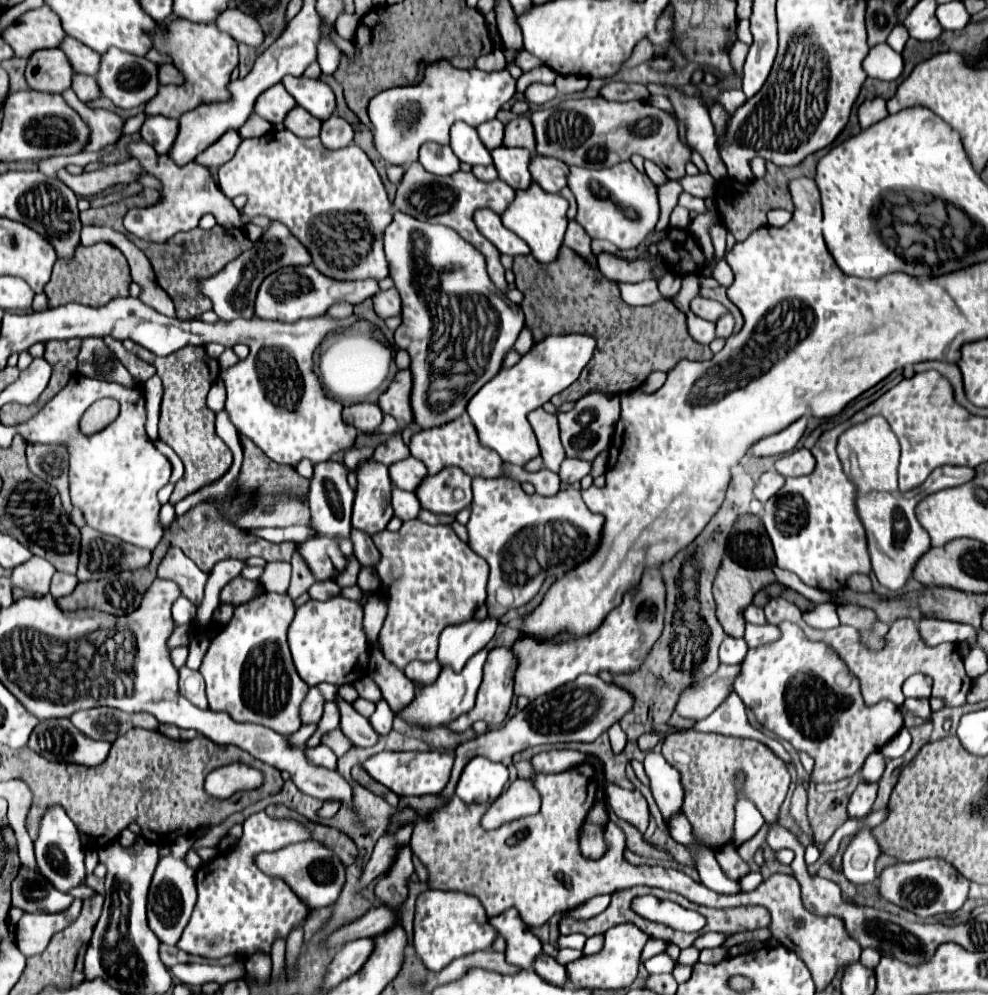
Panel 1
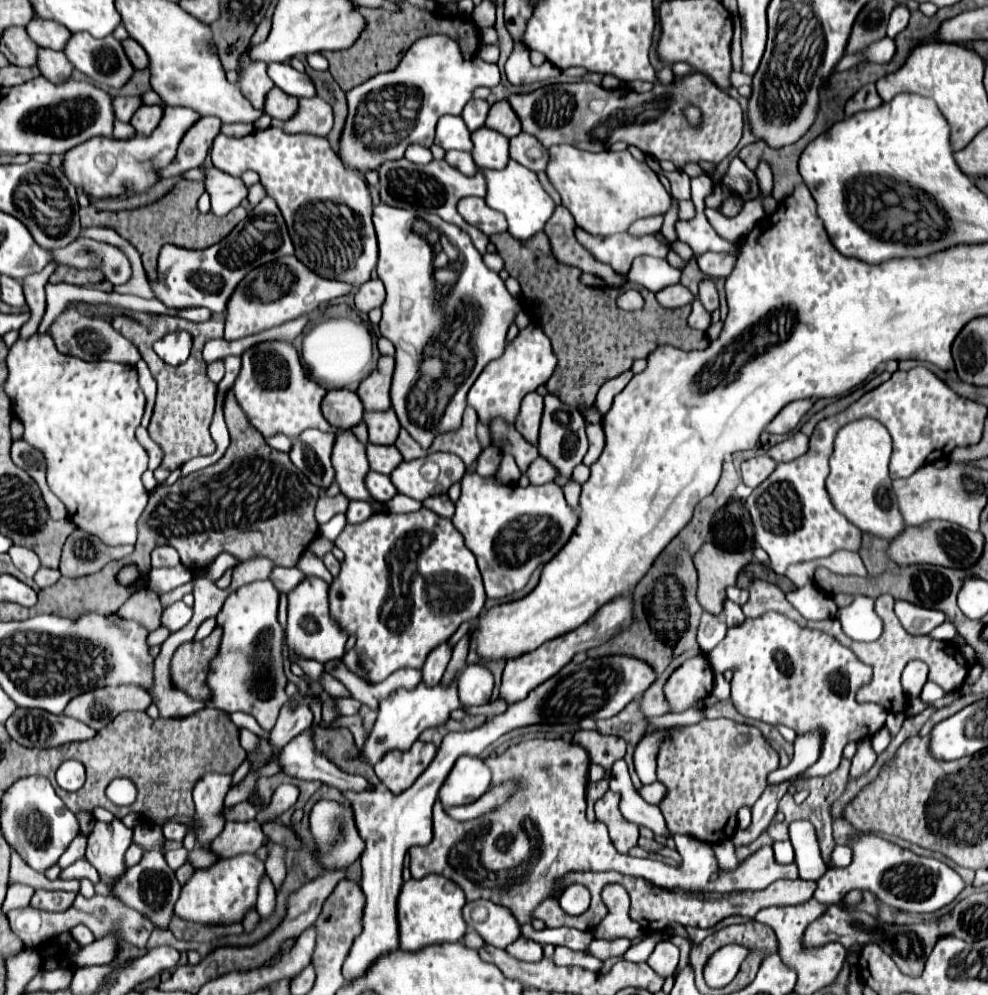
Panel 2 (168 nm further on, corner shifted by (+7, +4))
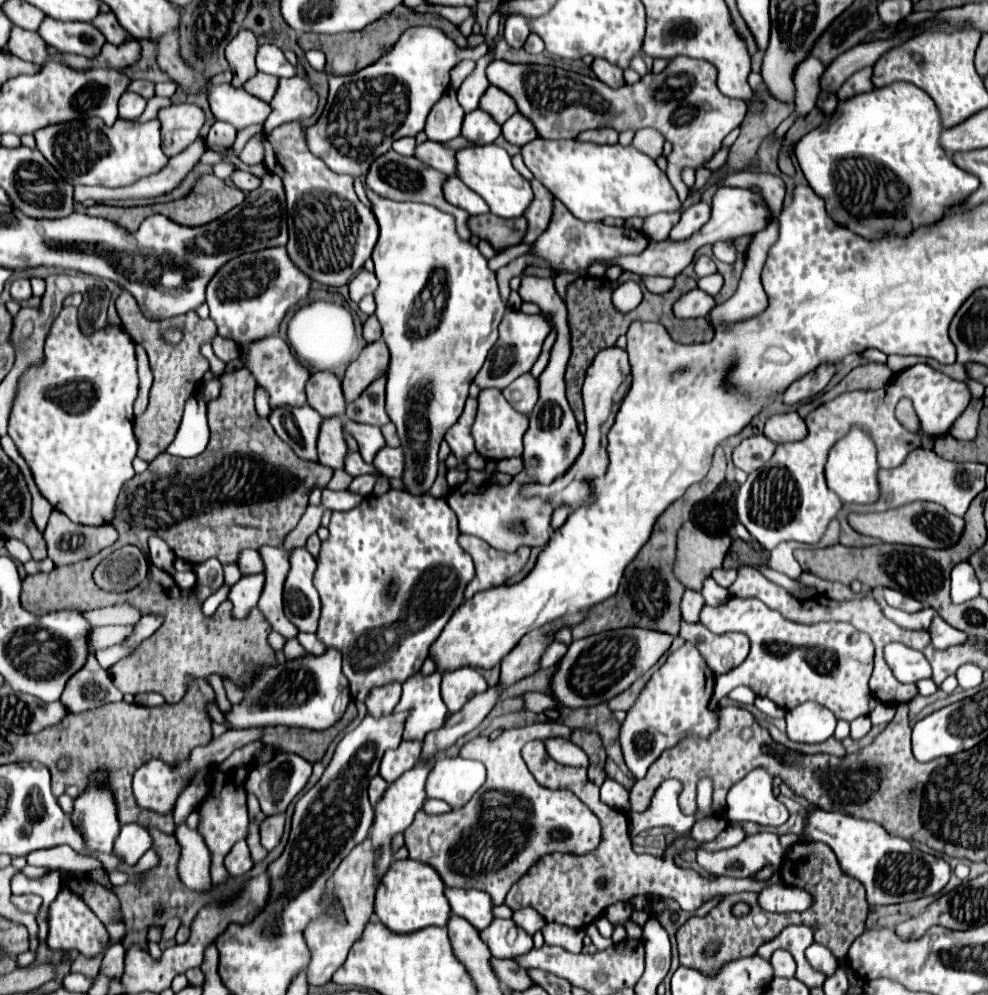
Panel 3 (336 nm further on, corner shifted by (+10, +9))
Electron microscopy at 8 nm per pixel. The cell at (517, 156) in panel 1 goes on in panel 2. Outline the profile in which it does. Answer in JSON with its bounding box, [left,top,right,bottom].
[471,127,509,169]

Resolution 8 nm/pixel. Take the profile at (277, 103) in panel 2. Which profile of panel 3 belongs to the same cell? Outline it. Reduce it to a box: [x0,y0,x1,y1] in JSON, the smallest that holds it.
[246,72,278,102]

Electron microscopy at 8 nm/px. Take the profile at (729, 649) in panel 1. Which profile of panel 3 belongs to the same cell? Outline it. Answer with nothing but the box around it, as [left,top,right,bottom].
[682,590,704,624]

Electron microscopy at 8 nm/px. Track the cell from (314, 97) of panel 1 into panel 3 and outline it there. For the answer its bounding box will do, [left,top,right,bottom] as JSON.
[256,44,296,78]

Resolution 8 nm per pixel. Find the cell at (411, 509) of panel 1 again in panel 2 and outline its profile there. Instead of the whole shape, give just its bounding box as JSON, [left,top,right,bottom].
[365,471,397,503]

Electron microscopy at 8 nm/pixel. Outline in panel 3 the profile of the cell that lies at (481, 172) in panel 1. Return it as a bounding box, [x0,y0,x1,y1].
[416,140,456,176]

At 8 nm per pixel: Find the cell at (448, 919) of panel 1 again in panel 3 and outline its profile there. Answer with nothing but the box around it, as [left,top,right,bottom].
[374,858,452,934]

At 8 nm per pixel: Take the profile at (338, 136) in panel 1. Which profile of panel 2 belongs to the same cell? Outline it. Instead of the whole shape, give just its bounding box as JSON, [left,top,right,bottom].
[272,97,333,137]

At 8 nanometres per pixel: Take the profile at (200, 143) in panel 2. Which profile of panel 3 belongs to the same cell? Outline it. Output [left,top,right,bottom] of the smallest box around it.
[158,104,204,158]

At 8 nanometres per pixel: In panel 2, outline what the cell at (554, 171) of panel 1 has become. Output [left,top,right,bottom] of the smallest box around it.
[509,131,547,171]

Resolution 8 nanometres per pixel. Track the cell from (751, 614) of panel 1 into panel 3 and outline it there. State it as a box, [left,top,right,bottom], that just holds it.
[712,570,736,588]

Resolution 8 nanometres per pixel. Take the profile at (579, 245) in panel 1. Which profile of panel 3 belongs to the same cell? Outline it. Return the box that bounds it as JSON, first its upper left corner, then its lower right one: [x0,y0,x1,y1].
[526,180,554,244]

